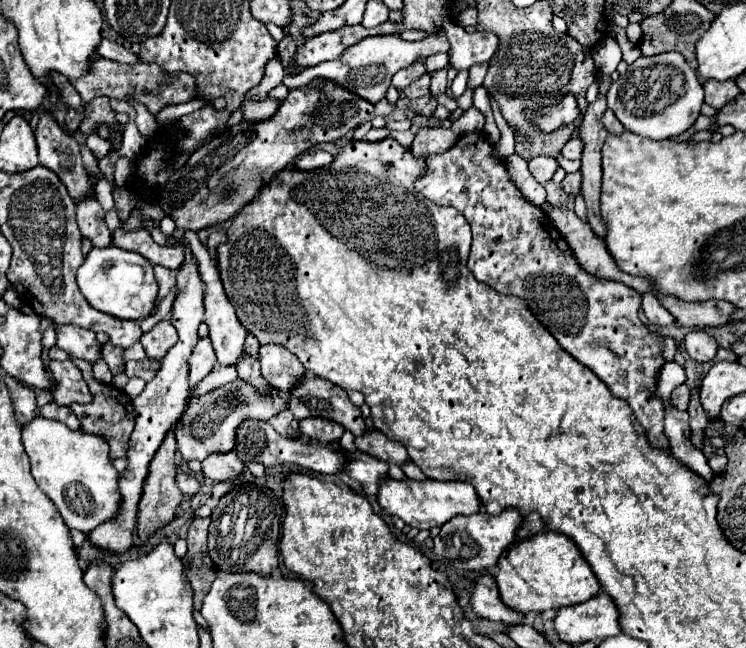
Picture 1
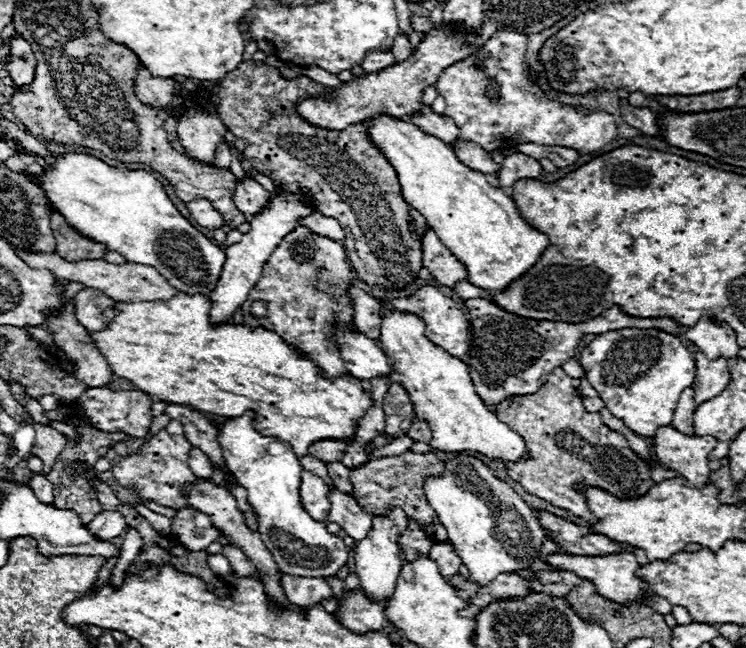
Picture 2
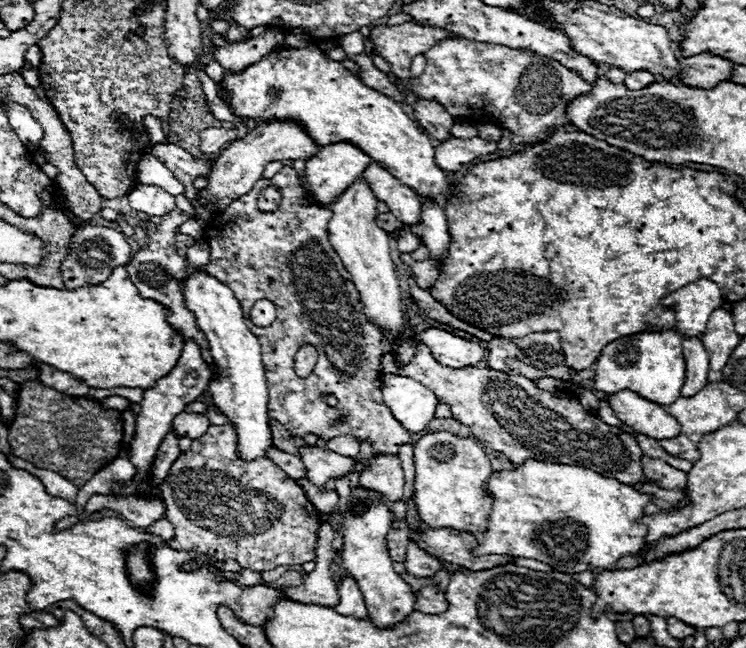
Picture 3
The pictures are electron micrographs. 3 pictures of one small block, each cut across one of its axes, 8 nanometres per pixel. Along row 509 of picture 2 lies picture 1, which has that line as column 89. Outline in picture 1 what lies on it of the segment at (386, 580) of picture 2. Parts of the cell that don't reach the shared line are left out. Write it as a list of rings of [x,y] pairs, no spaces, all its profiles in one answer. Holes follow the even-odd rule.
[[[52,360],[48,368],[54,376],[54,388],[52,388],[52,402],[54,404],[70,406],[74,402],[86,404],[92,400],[80,370],[70,360],[64,360],[64,362]]]

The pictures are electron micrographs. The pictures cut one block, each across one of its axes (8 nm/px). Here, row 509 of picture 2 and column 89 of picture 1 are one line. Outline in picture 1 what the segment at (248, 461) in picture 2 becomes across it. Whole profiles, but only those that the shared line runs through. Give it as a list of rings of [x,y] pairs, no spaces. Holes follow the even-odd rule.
[[[116,246],[92,248],[78,268],[76,282],[88,304],[100,312],[112,314],[122,320],[146,318],[154,310],[154,300],[158,294],[158,284],[154,280],[152,264],[136,252],[128,252]]]

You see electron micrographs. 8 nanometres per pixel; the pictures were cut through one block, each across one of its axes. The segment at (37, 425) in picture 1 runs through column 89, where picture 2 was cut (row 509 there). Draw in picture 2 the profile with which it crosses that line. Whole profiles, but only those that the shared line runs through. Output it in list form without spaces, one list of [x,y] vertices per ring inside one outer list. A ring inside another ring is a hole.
[[[476,456],[450,458],[444,468],[444,476],[426,480],[424,492],[448,532],[448,544],[468,568],[470,580],[484,586],[498,574],[530,568],[540,556],[544,538],[534,510]]]

